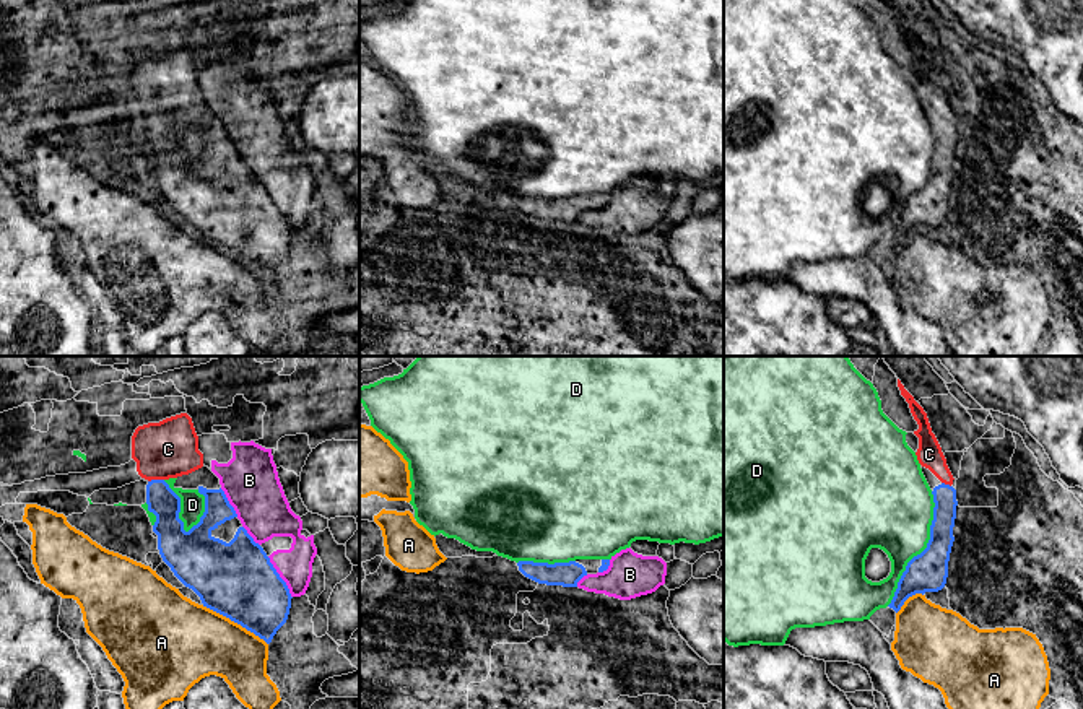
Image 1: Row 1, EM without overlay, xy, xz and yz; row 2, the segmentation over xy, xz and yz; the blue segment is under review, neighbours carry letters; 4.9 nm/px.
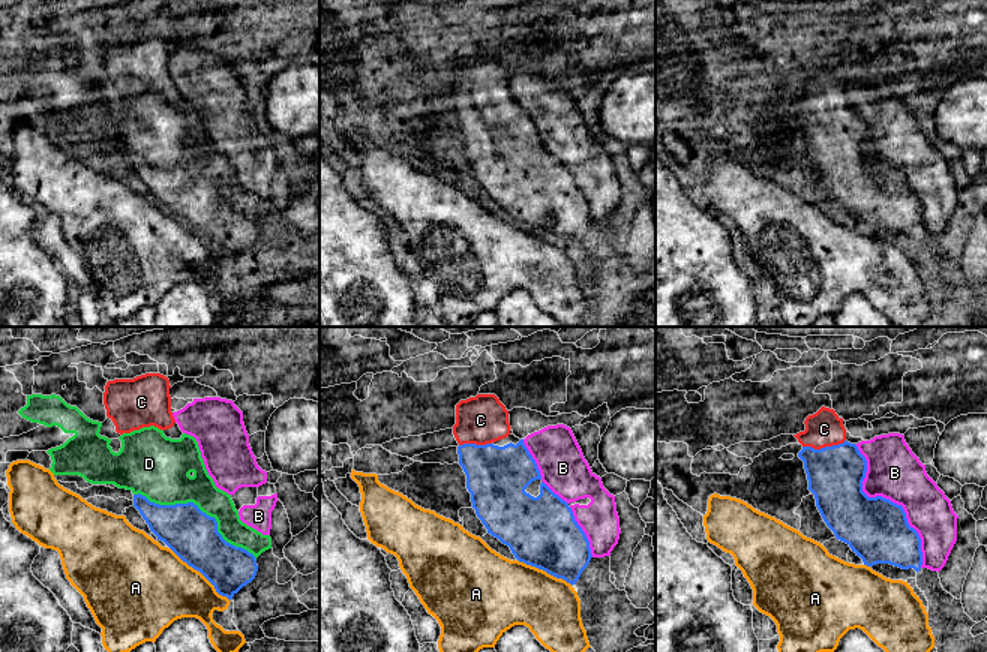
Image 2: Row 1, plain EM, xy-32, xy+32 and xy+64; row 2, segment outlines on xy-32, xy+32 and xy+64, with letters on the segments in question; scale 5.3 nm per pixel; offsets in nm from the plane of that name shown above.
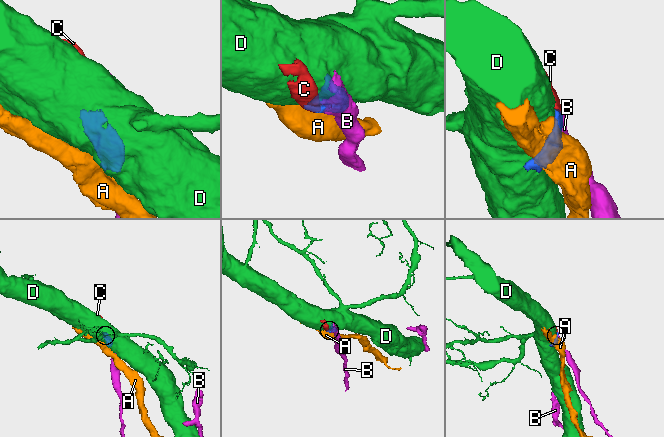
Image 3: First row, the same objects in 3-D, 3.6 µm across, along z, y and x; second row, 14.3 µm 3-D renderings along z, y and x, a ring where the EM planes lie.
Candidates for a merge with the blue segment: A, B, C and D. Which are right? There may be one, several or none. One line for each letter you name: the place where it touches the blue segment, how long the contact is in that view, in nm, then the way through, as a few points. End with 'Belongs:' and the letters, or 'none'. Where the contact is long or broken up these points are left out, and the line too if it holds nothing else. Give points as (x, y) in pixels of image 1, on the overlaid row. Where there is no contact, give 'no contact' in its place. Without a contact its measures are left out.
C: xy (155, 480) | 80 nm | across xy (161, 500), (155, 480), (155, 462), (168, 449)
Belongs: C

